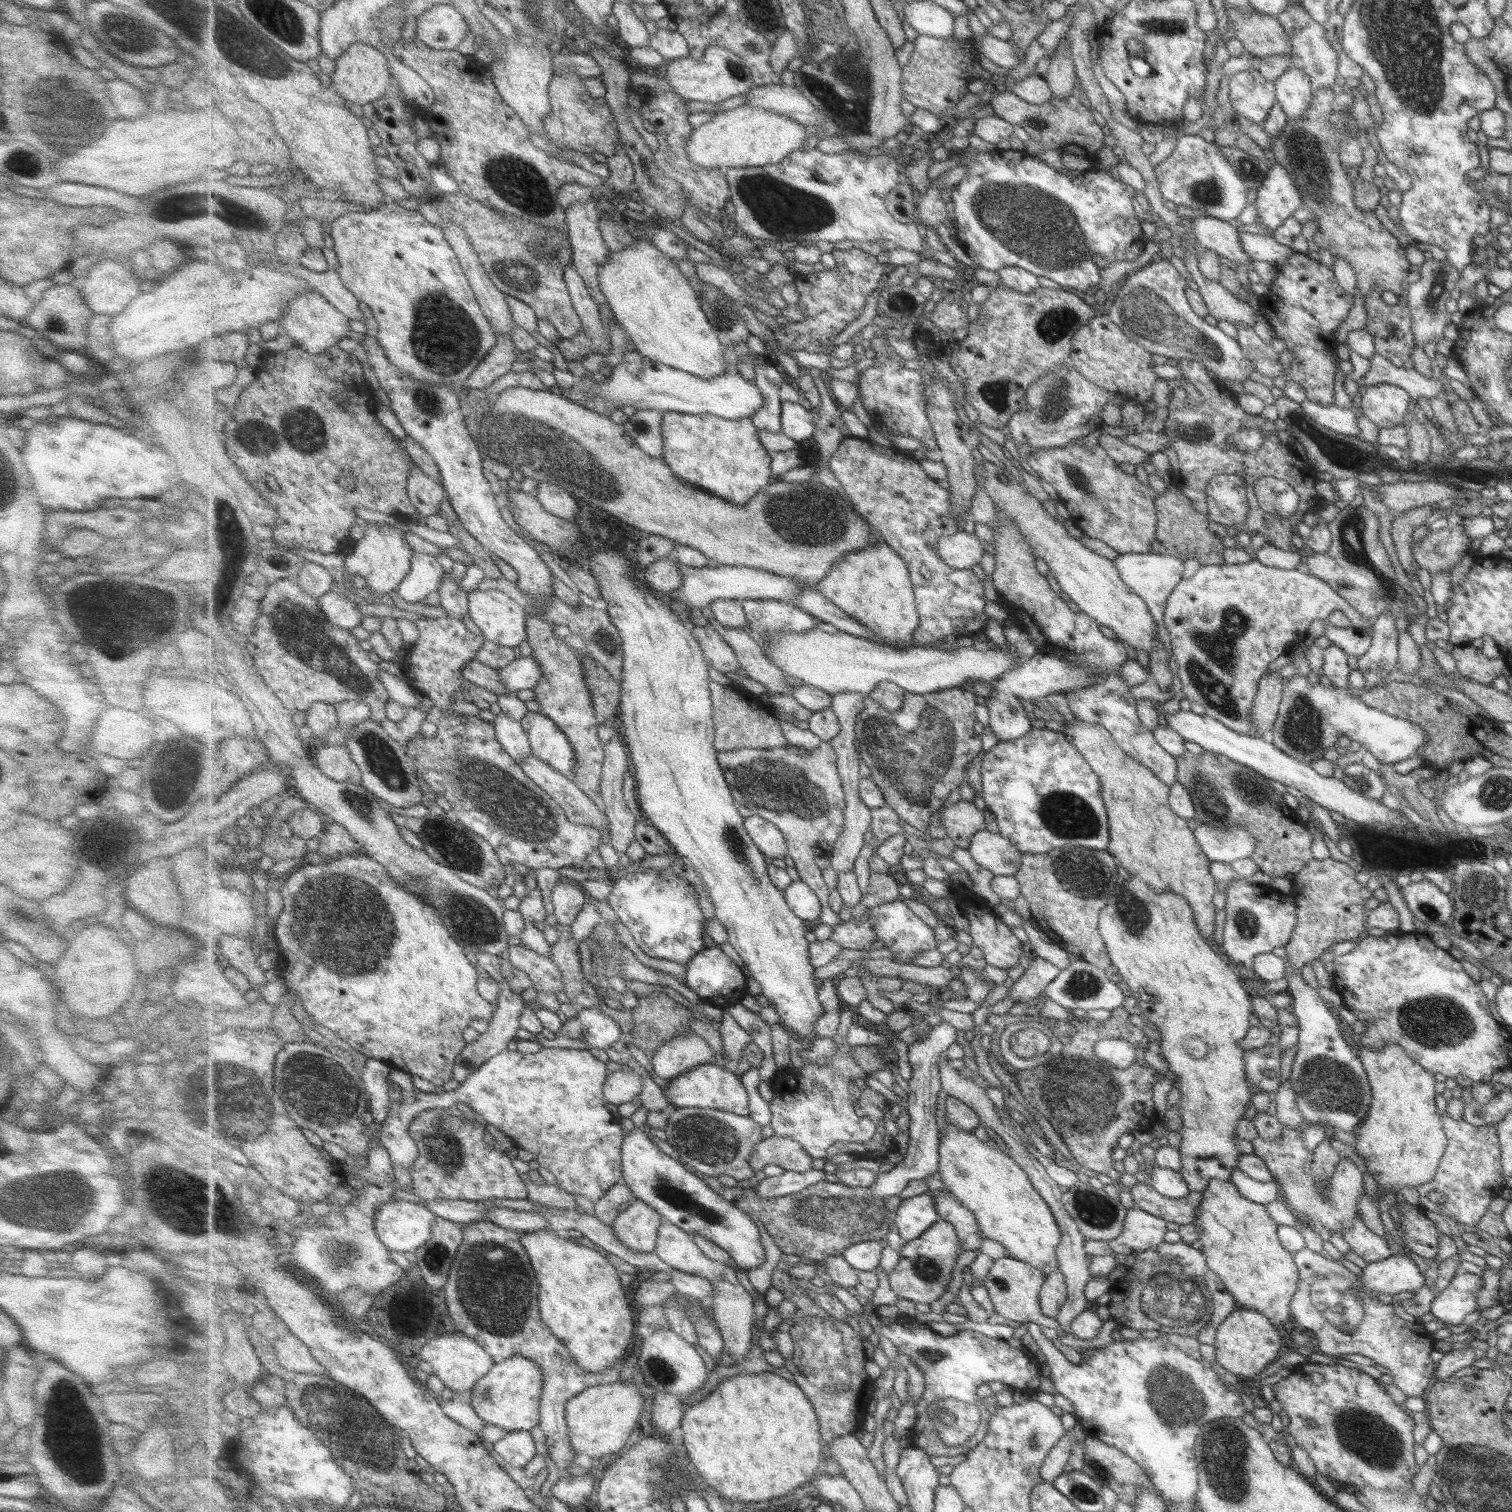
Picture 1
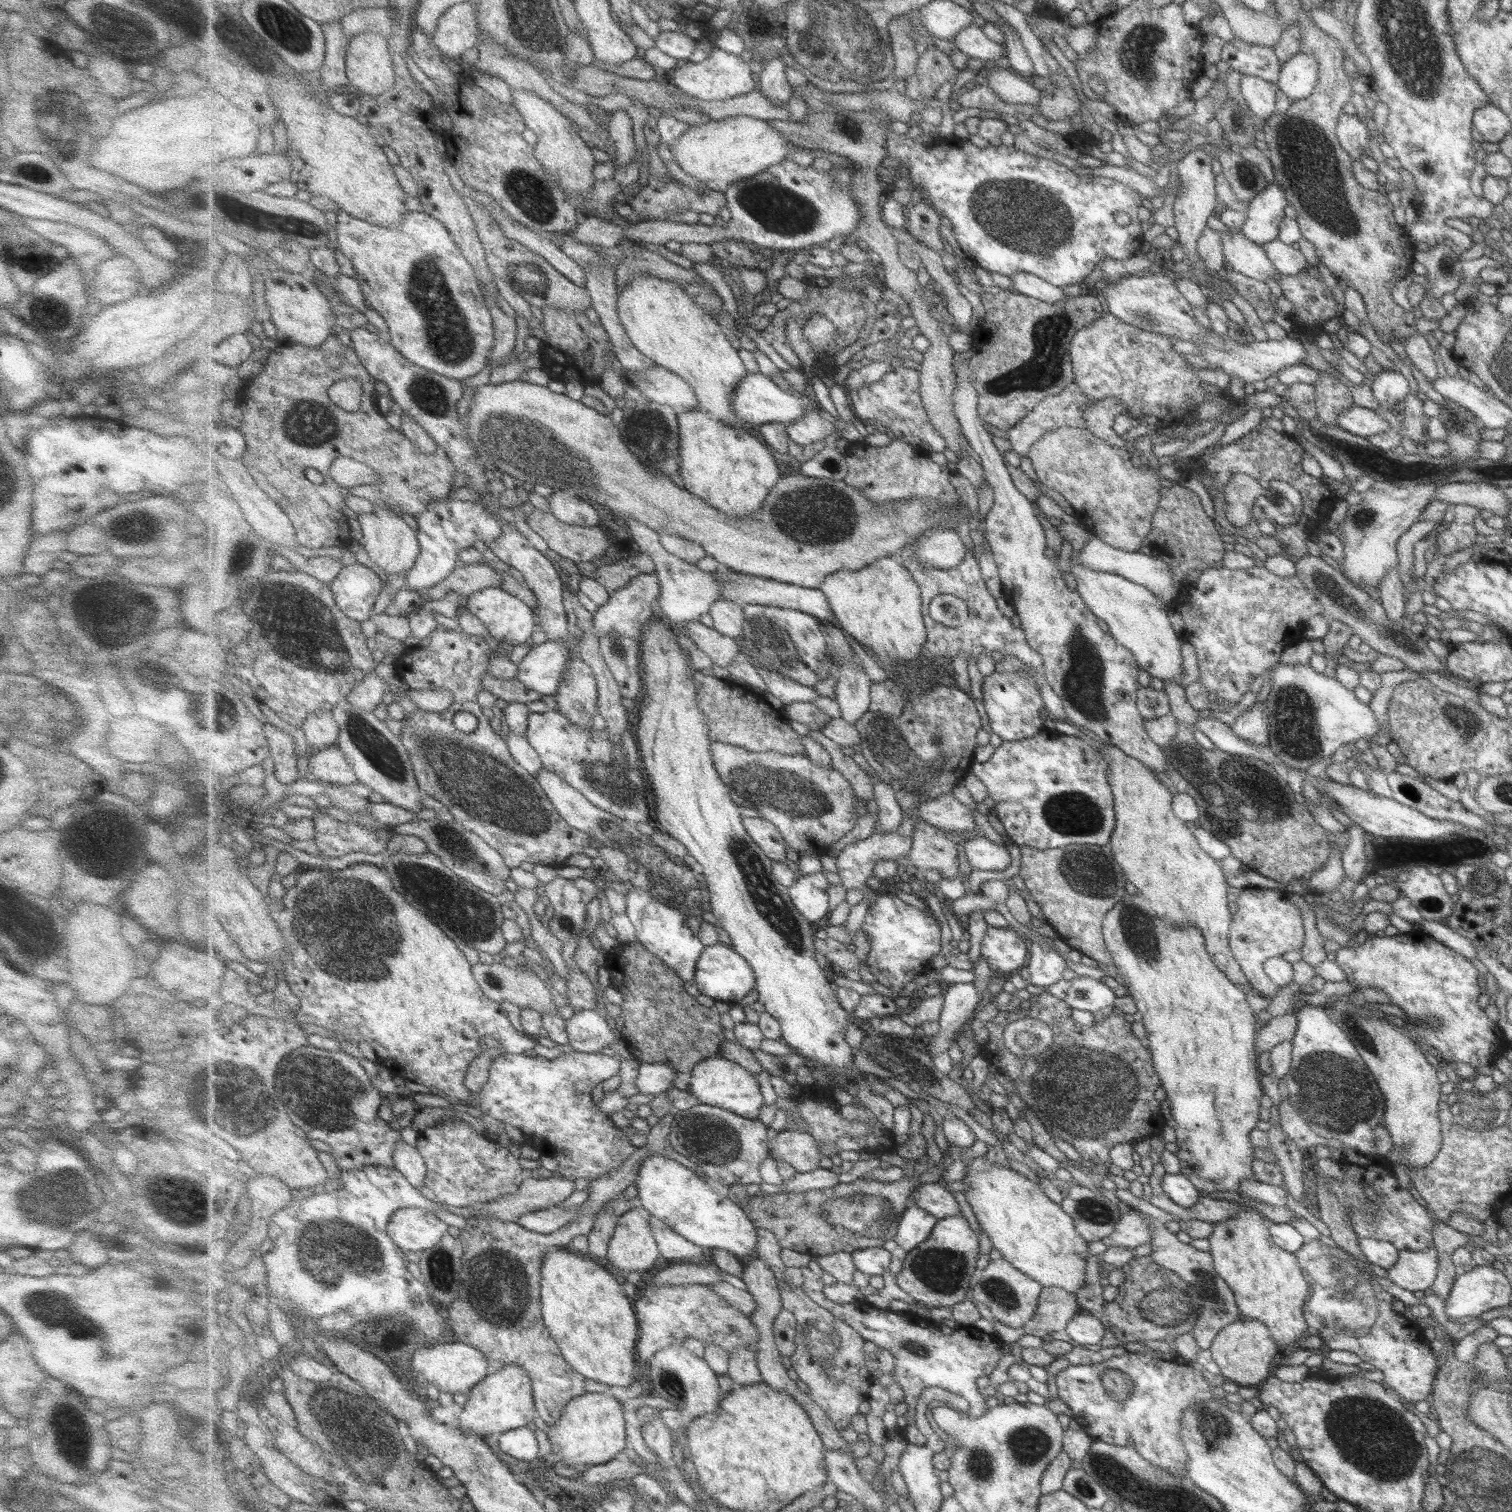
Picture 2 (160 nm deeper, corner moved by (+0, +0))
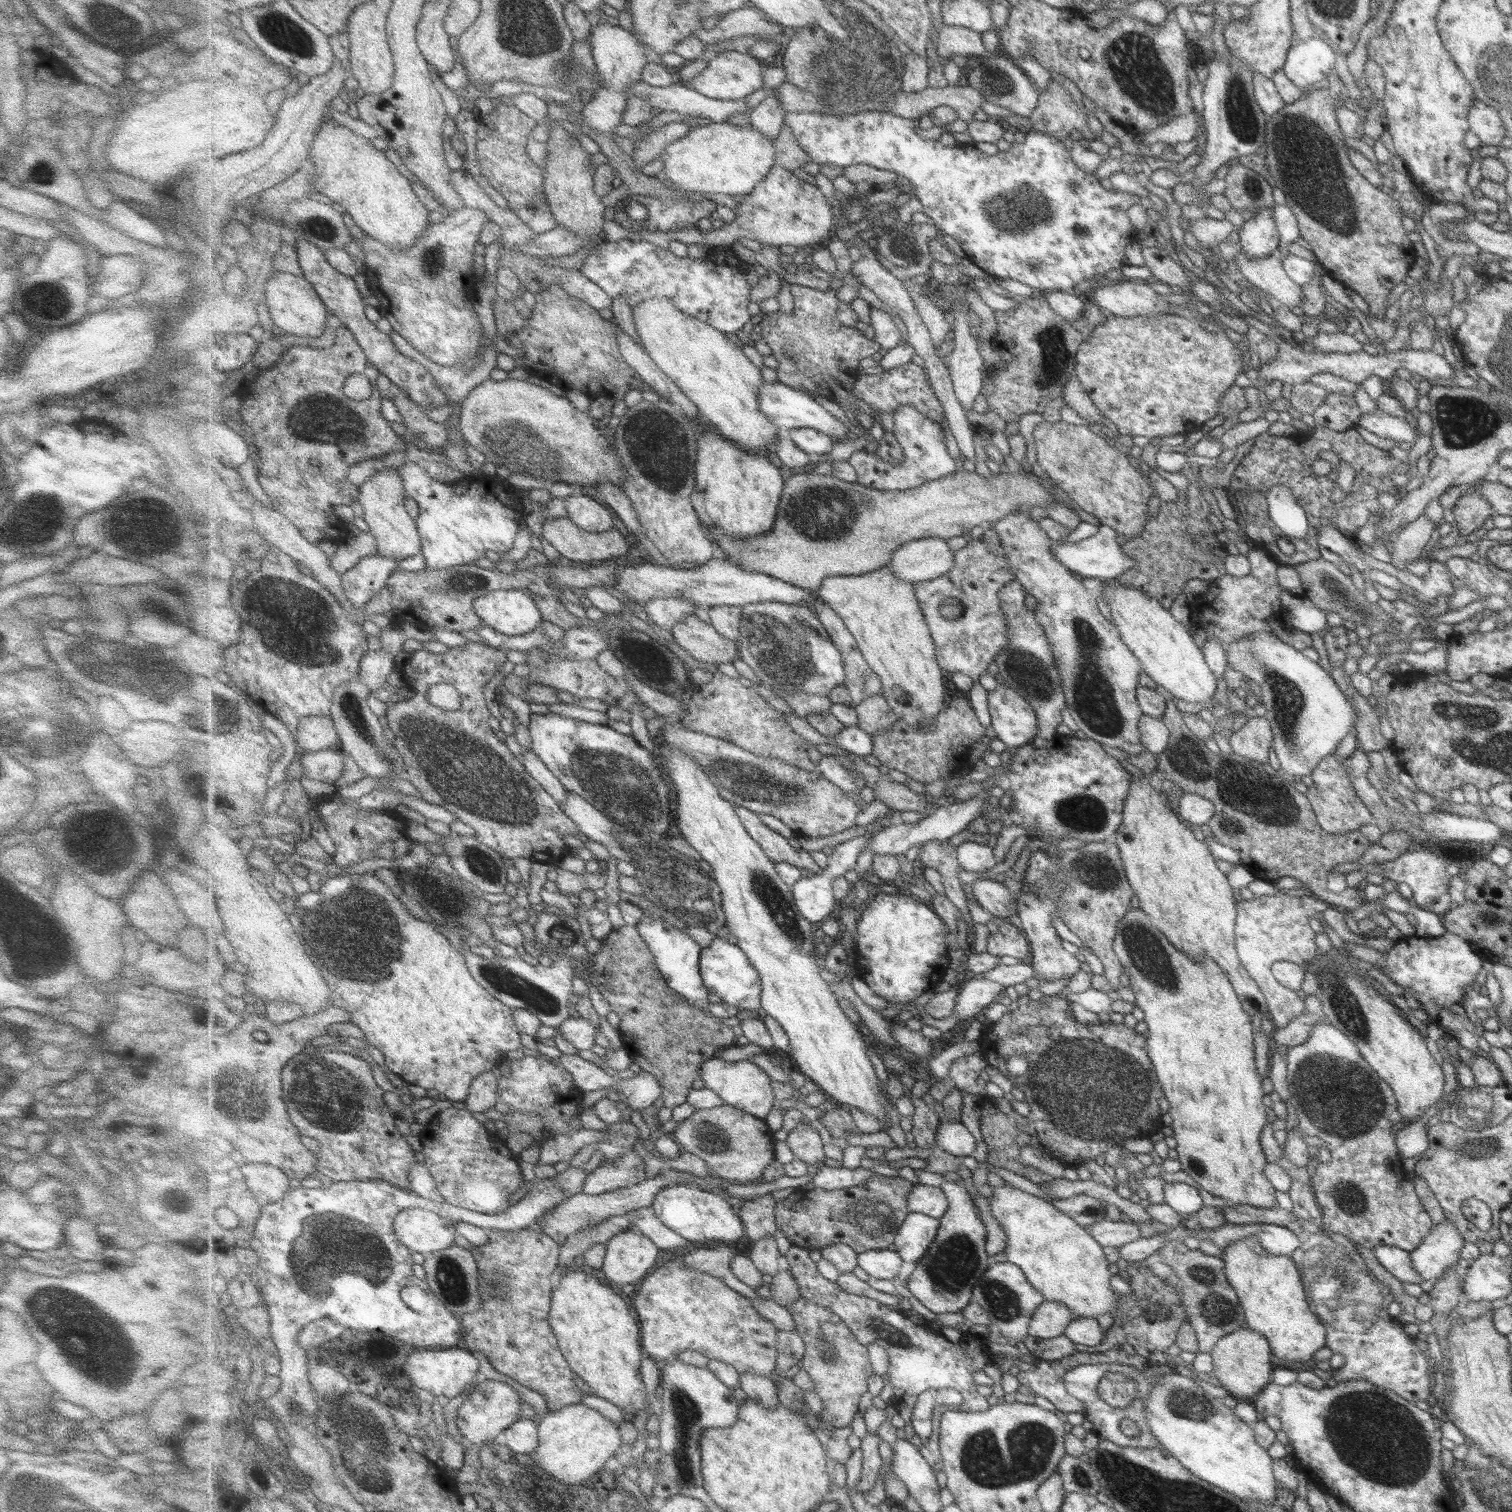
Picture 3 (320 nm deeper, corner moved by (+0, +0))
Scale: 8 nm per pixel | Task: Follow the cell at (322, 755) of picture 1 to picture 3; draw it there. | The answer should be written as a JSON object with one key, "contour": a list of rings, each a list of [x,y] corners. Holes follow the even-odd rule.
{"contour":[[[339,749],[300,753],[303,774],[307,779],[332,784],[343,776],[343,759],[346,756]]]}

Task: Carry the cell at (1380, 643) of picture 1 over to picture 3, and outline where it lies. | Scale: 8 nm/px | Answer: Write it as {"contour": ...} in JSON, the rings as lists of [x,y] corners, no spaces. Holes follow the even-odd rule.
{"contour":[[[1421,514],[1393,534],[1390,538],[1391,541],[1386,545],[1391,566],[1396,569],[1404,569],[1405,564],[1422,559],[1423,547],[1431,538],[1431,532],[1436,525],[1424,514]]]}

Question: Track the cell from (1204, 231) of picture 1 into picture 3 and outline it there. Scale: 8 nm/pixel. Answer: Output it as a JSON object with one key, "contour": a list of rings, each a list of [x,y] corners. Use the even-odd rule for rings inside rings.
{"contour":[[[1276,251],[1270,256],[1253,261],[1239,252],[1228,261],[1234,262],[1239,273],[1251,286],[1269,294],[1283,307],[1295,310],[1301,303],[1301,290],[1285,275],[1279,260],[1280,254]]]}

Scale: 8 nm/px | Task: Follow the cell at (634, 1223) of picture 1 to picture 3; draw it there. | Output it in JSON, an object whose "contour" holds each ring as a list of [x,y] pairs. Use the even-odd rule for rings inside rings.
{"contour":[[[633,1224],[626,1232],[607,1242],[606,1248],[601,1271],[611,1284],[619,1288],[627,1284],[640,1285],[648,1277],[649,1270],[655,1267],[661,1252],[655,1242]]]}

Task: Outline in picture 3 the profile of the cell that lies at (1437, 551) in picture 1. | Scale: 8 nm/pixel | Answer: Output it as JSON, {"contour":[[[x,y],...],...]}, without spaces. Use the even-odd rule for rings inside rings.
{"contour":[[[1467,491],[1455,501],[1451,511],[1457,523],[1458,540],[1479,529],[1484,520],[1494,515],[1491,505],[1479,494]]]}

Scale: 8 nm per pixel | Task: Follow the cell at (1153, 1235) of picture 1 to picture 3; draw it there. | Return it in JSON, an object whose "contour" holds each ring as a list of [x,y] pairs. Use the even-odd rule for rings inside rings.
{"contour":[[[1101,1220],[1090,1228],[1091,1235],[1103,1247],[1119,1248],[1139,1239],[1139,1230],[1135,1224],[1126,1224],[1123,1221]]]}

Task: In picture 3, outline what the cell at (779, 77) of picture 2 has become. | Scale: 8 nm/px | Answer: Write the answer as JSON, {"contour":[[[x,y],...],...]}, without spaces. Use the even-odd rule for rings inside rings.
{"contour":[[[766,88],[766,94],[765,99],[751,110],[748,120],[754,128],[774,141],[786,126],[787,112],[779,102],[776,88]]]}

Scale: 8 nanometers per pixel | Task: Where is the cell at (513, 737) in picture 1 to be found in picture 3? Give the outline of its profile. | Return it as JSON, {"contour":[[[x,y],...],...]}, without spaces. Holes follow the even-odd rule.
{"contour":[[[521,750],[521,760],[523,767],[533,776],[539,785],[543,786],[546,792],[551,792],[551,797],[555,797],[555,800],[559,801],[559,805],[563,806],[563,803],[567,801],[567,795],[569,791],[561,782],[557,776],[554,776],[553,772],[533,753]]]}

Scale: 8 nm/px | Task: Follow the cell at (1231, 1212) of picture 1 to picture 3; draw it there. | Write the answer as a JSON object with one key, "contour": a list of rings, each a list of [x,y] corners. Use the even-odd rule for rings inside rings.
{"contour":[[[1247,1237],[1241,1241],[1235,1241],[1223,1249],[1221,1255],[1223,1262],[1223,1276],[1226,1282],[1231,1286],[1235,1294],[1239,1307],[1244,1317],[1244,1326],[1258,1332],[1268,1342],[1271,1354],[1285,1364],[1296,1365],[1310,1364],[1313,1362],[1313,1353],[1319,1348],[1323,1348],[1326,1343],[1326,1325],[1319,1320],[1310,1303],[1307,1302],[1303,1284],[1300,1280],[1299,1272],[1290,1257],[1271,1256],[1259,1246],[1259,1241],[1255,1237]]]}

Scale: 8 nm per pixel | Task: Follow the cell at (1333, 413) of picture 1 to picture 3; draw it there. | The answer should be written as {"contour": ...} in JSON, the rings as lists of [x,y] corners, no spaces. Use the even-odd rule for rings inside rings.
{"contour":[[[1374,410],[1370,414],[1359,414],[1355,428],[1361,427],[1379,438],[1392,440],[1398,445],[1408,447],[1418,435],[1410,419],[1399,419]]]}

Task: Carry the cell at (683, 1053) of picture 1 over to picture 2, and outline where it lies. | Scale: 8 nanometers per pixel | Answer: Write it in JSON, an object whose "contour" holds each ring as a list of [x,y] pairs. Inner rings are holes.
{"contour":[[[647,1064],[639,1066],[635,1084],[641,1094],[660,1095],[672,1088],[672,1082],[677,1075],[673,1064]]]}

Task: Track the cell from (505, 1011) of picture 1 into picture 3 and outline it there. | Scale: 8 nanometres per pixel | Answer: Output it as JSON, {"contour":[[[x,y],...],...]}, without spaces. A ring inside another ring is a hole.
{"contour":[[[493,1071],[484,1072],[475,1078],[470,1095],[464,1100],[463,1107],[471,1112],[487,1112],[498,1102],[498,1080]]]}

